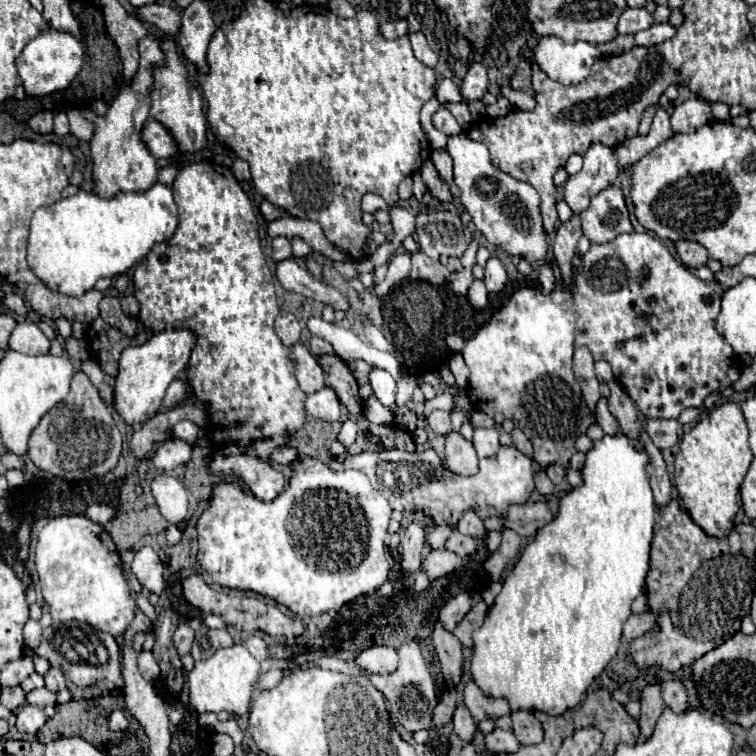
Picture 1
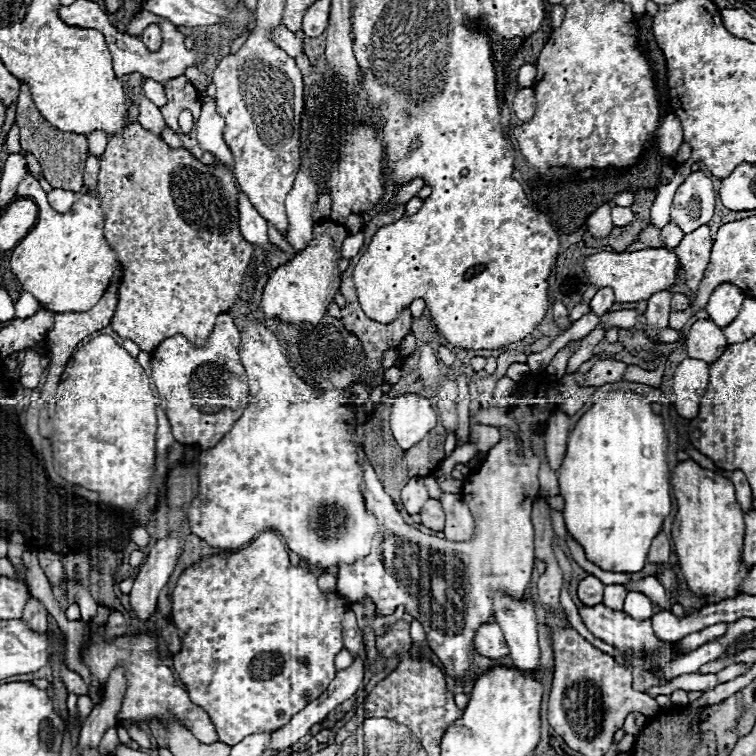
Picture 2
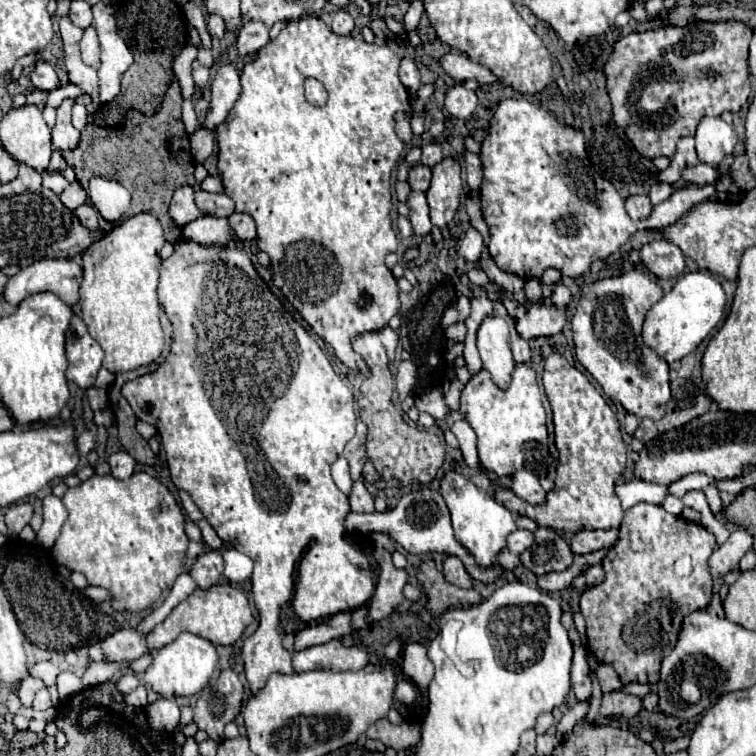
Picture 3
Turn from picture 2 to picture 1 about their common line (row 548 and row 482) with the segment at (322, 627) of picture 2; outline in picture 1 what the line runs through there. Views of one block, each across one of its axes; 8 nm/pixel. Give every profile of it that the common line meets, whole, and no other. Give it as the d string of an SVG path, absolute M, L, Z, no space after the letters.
M200 160L182 166L172 190L178 206L178 228L172 238L156 244L134 272L134 294L140 302L138 320L152 332L184 328L196 334L186 382L192 394L210 408L204 434L216 448L210 454L208 468L218 476L236 476L260 500L274 500L286 488L286 478L274 468L272 452L286 446L304 426L306 394L294 376L290 348L274 332L274 320L280 308L272 274L260 248L258 222L248 196L230 168L222 164Z

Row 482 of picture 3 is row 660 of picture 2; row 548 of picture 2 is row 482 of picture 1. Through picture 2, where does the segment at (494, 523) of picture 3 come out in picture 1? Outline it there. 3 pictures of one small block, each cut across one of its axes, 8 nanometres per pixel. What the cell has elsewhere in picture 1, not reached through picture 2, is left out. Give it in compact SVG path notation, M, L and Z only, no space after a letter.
M502 446L498 456L490 458L490 464L488 464L488 460L482 460L482 466L480 466L478 474L474 474L474 476L458 476L458 474L450 472L448 468L442 466L440 456L432 448L426 448L422 452L402 452L402 450L362 452L362 454L346 458L344 462L338 462L334 458L330 468L332 470L348 470L348 468L352 468L352 470L364 472L370 478L372 486L386 496L386 500L390 502L390 506L394 510L430 514L434 518L434 522L440 524L440 526L456 526L466 510L474 510L482 520L490 518L490 516L504 516L508 506L524 504L530 498L530 494L534 492L532 460L528 456L524 456L522 452L518 452L514 446Z

